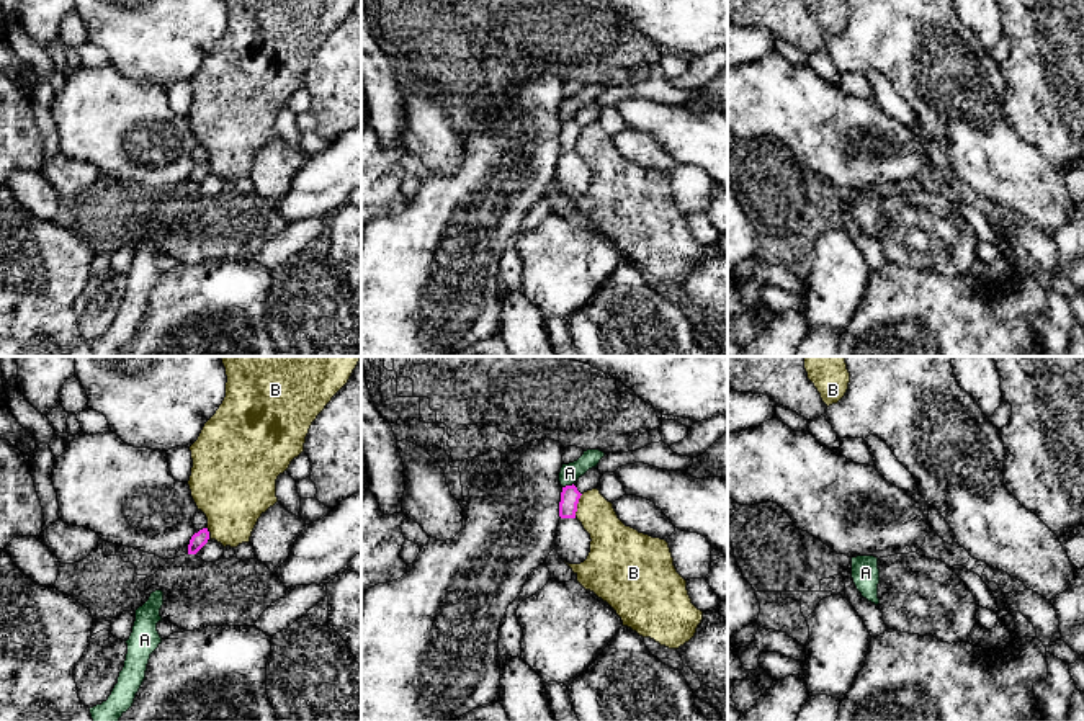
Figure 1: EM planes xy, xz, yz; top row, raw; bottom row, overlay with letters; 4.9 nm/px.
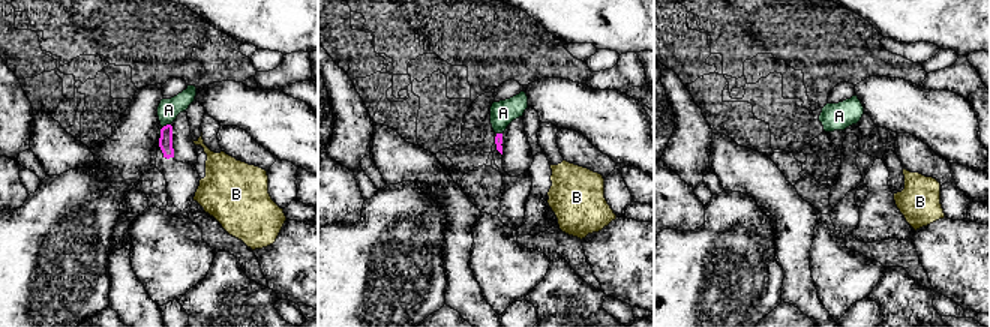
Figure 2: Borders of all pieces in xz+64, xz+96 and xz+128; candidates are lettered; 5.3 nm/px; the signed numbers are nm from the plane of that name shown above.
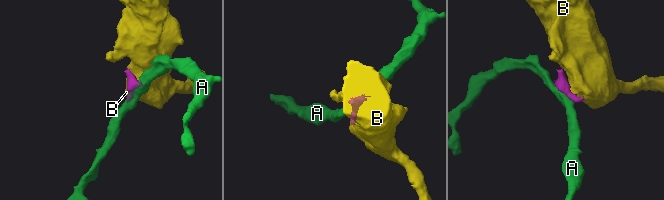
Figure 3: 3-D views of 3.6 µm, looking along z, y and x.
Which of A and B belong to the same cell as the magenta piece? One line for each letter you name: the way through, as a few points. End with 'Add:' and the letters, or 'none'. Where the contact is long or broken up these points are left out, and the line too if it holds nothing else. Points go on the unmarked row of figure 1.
Add: none

